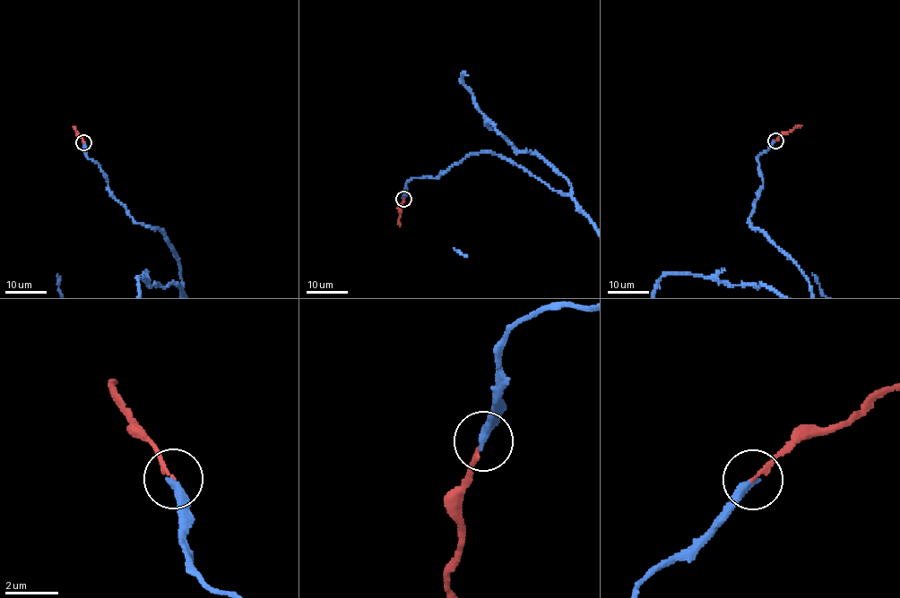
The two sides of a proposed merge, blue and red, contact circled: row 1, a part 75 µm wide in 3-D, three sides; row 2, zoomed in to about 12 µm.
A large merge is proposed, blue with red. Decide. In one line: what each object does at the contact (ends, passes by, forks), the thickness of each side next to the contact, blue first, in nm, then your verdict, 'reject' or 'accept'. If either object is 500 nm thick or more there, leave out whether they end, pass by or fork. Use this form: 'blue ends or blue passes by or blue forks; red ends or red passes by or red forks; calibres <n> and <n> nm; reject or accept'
blue ends; red ends; calibres 320 and 130 nm; accept

